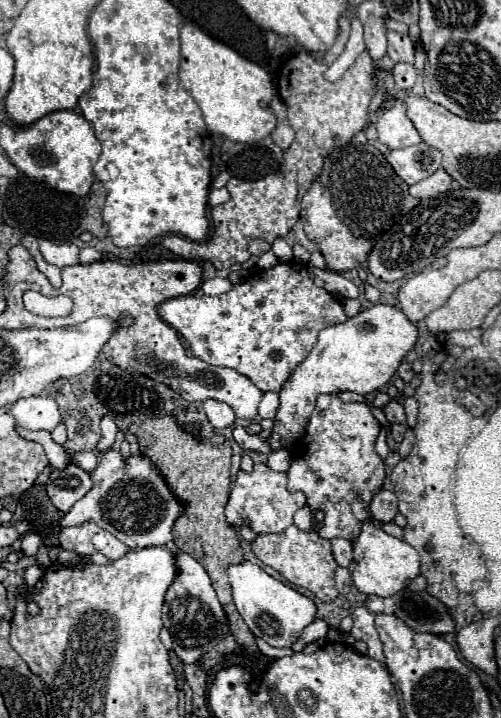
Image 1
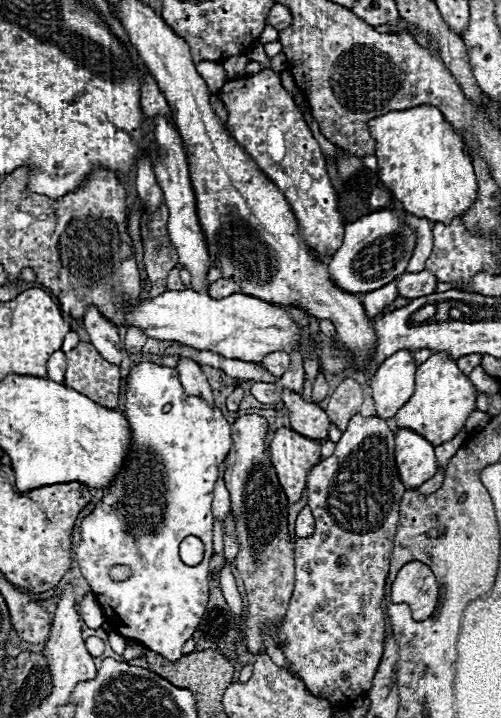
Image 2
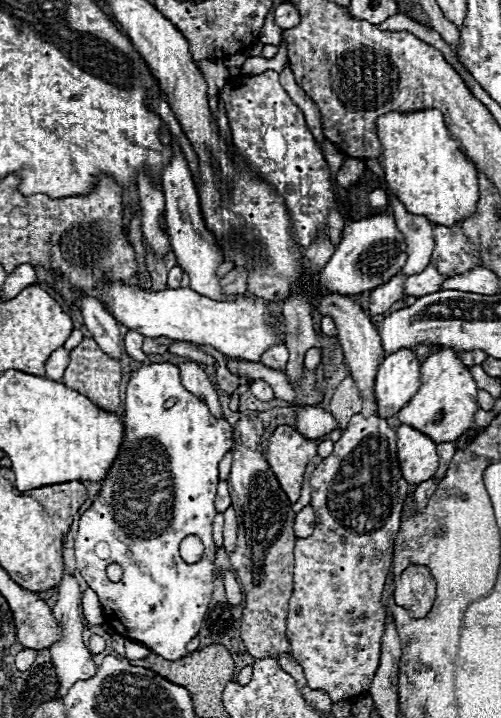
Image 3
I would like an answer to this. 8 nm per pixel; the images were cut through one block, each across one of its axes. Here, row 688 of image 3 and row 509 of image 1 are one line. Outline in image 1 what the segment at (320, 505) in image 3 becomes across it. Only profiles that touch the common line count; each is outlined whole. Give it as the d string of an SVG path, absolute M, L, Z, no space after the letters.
M334 394L318 396L306 432L294 448L288 490L304 492L308 506L326 514L324 526L318 530L322 538L356 540L362 522L370 520L370 500L382 490L384 482L384 462L374 450L378 432L380 424L368 404L344 404Z

